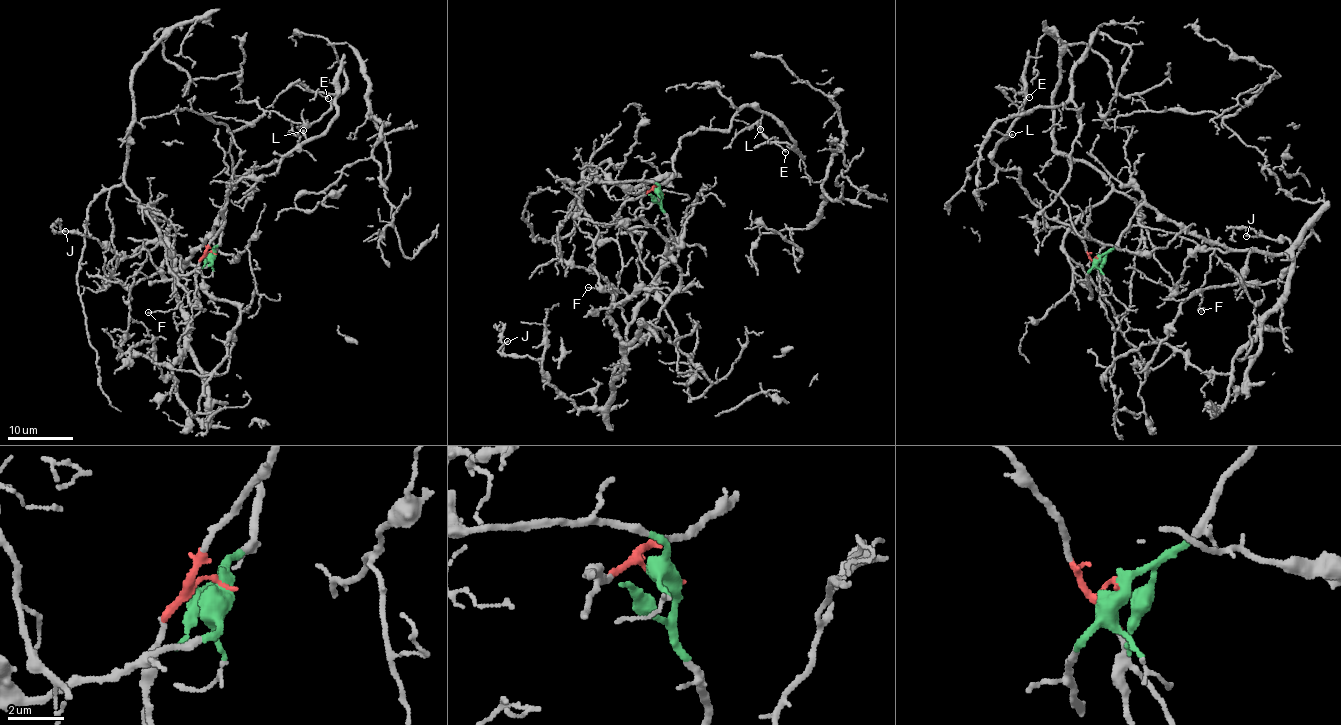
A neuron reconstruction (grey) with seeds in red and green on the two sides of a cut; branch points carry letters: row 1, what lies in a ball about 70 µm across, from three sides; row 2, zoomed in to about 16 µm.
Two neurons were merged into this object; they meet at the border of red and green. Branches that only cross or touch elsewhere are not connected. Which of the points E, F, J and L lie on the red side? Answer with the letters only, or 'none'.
E, L

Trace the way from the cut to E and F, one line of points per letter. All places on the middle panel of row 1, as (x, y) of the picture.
E: (660, 194), (684, 137), (729, 129), (747, 105), (793, 140), (786, 152)
F: (660, 195), (674, 242), (636, 316), (628, 323), (622, 313), (628, 298), (624, 291), (606, 286), (588, 288)

